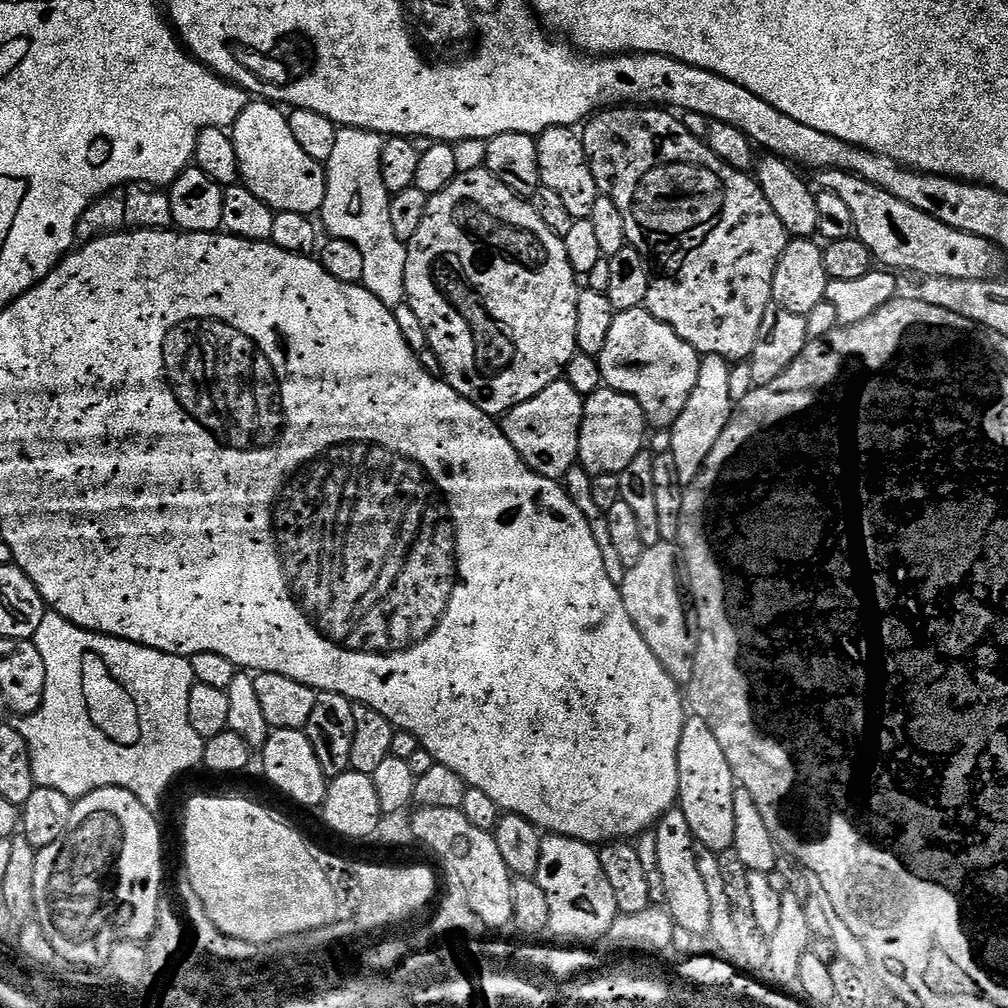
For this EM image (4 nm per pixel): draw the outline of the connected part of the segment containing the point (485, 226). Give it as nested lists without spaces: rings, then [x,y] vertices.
[[[487,168],[470,169],[461,172],[438,193],[429,195],[426,206],[426,218],[422,218],[422,226],[418,226],[418,234],[406,244],[406,302],[418,314],[422,321],[422,330],[426,330],[428,348],[436,355],[440,368],[445,372],[446,383],[462,398],[466,398],[478,410],[493,418],[503,417],[514,406],[542,394],[546,386],[565,375],[569,362],[578,354],[576,347],[576,331],[578,330],[578,294],[581,285],[576,272],[570,266],[570,258],[566,258],[566,246],[562,237],[554,234],[542,218],[538,218],[538,210],[525,197],[518,195],[510,186],[502,183],[493,172]]]

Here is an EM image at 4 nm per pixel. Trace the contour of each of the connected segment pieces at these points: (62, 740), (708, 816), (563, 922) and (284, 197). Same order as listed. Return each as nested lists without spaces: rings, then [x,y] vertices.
[[[51,610],[45,611],[42,623],[38,625],[38,634],[34,638],[34,643],[38,646],[38,652],[42,654],[42,660],[46,662],[44,701],[40,703],[39,710],[23,717],[19,721],[18,727],[28,747],[32,773],[37,785],[41,788],[62,790],[62,794],[73,798],[88,796],[99,788],[130,790],[130,794],[134,794],[134,798],[138,798],[142,802],[142,806],[146,806],[146,810],[159,813],[161,811],[160,799],[163,798],[164,791],[171,786],[172,779],[182,775],[183,772],[190,771],[191,768],[199,769],[204,759],[204,740],[198,734],[198,730],[194,730],[194,726],[190,726],[190,690],[197,684],[191,659],[187,656],[171,656],[129,640],[119,640],[113,636],[103,636],[101,632],[91,632],[85,628],[79,628],[74,622],[62,618]]]
[[[693,715],[685,719],[682,738],[678,742],[678,774],[680,775],[678,807],[686,814],[686,822],[690,826],[695,842],[704,843],[710,851],[717,854],[729,851],[734,842],[734,794],[738,781],[730,770],[730,762],[726,762],[726,754],[722,754],[722,746],[718,746],[718,738],[714,738],[710,726],[700,716]]]
[[[548,834],[540,841],[540,857],[534,877],[536,884],[546,894],[549,906],[549,922],[547,931],[561,936],[564,942],[592,942],[607,937],[611,924],[617,918],[617,902],[614,898],[614,890],[610,887],[610,881],[606,879],[606,870],[602,870],[600,853],[595,847],[581,840],[575,840],[569,836]]]
[[[250,102],[246,110],[232,125],[230,135],[234,146],[238,150],[238,162],[240,163],[240,179],[244,187],[249,188],[262,202],[272,207],[273,212],[293,212],[311,217],[312,212],[319,213],[323,209],[328,189],[328,177],[325,165],[318,163],[298,142],[294,139],[294,133],[290,130],[290,122],[287,115],[275,103],[272,102]]]

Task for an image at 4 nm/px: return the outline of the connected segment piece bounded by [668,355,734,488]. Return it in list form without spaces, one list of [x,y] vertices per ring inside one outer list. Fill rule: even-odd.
[[[708,355],[701,359],[699,378],[695,384],[694,390],[691,392],[690,398],[687,400],[686,409],[673,424],[670,430],[670,444],[668,450],[673,454],[677,468],[677,479],[681,487],[688,487],[696,480],[697,474],[701,471],[705,464],[706,458],[710,456],[711,450],[718,442],[718,438],[722,436],[722,432],[729,424],[734,411],[734,400],[732,404],[732,380],[730,378],[731,365],[720,355]]]

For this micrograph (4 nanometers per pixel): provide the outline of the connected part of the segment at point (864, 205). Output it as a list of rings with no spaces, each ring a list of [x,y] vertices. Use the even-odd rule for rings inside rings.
[[[819,169],[815,176],[819,189],[845,200],[854,215],[855,237],[867,246],[879,265],[890,270],[904,268],[924,278],[991,280],[1001,275],[1005,253],[988,239],[954,230],[852,172]]]

